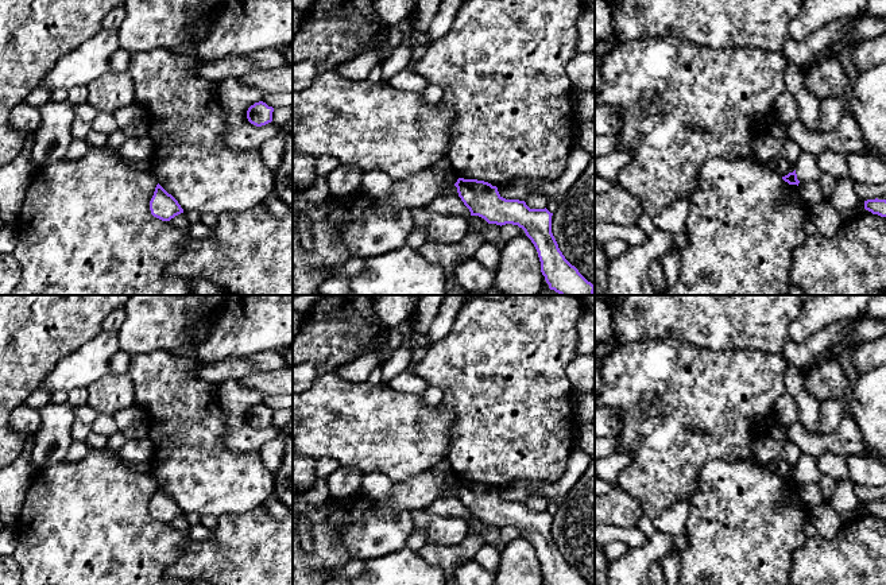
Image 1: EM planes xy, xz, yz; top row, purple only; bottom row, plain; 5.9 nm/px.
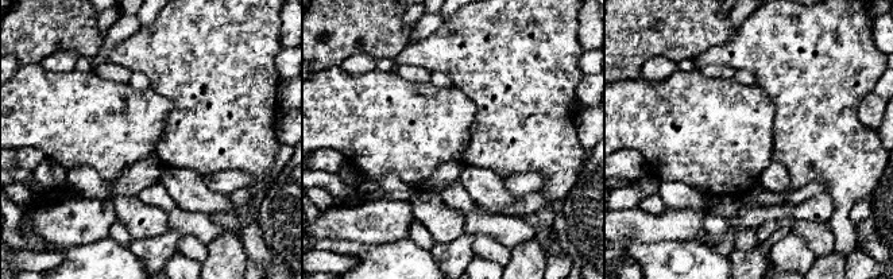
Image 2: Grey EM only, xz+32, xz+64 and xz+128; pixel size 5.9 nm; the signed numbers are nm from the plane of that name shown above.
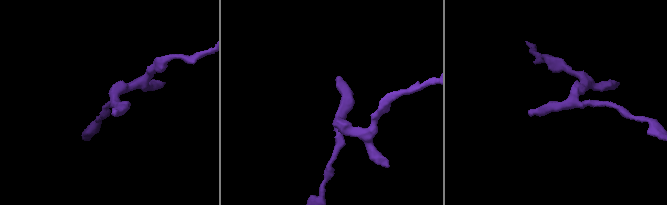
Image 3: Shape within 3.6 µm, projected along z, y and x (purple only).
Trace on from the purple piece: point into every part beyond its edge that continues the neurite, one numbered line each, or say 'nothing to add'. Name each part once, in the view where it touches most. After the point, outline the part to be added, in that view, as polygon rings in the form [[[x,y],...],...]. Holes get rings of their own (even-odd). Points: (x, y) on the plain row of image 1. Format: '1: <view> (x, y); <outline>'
nothing to add

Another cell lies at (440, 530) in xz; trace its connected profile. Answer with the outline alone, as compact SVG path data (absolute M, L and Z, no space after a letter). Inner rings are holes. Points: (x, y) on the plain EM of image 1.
M425 510L410 512L414 528L426 531L426 543L456 546L467 538L468 522L427 514Z

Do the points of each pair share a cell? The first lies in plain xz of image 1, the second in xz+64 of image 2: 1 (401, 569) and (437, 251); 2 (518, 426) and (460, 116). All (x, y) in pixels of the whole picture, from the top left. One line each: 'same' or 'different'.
1: different
2: different

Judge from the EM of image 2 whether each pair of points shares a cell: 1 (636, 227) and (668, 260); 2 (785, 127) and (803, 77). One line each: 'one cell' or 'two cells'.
1: two cells
2: one cell

